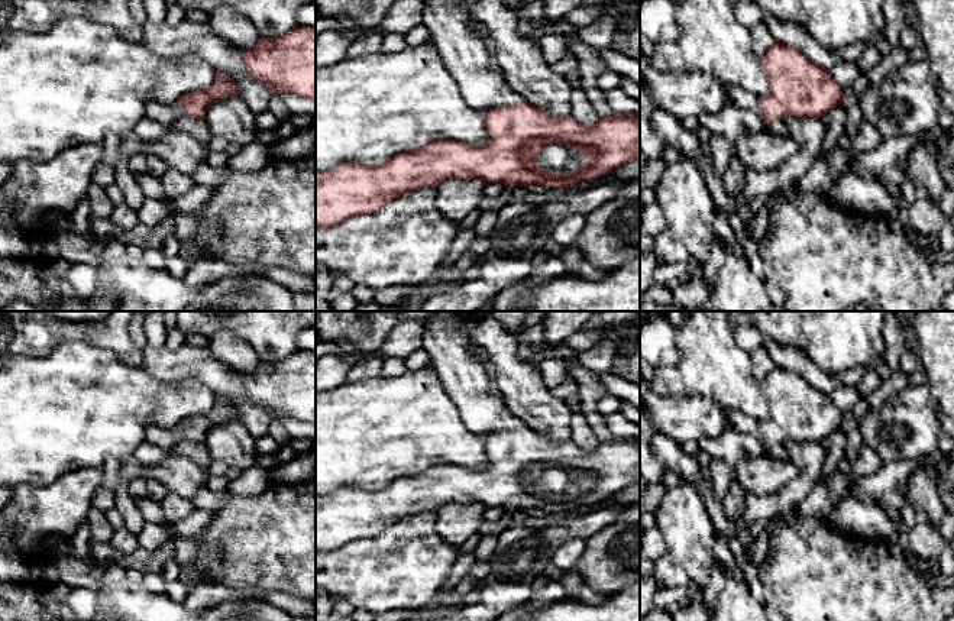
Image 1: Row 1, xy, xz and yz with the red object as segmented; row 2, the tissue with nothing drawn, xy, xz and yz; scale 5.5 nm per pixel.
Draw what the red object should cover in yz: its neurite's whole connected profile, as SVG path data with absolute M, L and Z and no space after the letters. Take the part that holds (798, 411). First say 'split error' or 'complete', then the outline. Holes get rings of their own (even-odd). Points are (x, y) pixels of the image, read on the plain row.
split error; M774 366L761 386L769 408L763 421L737 410L727 410L727 418L731 430L753 436L766 450L788 440L819 443L844 424L830 394L795 371Z

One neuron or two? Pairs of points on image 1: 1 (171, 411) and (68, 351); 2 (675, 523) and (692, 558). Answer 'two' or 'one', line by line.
1: one
2: one

